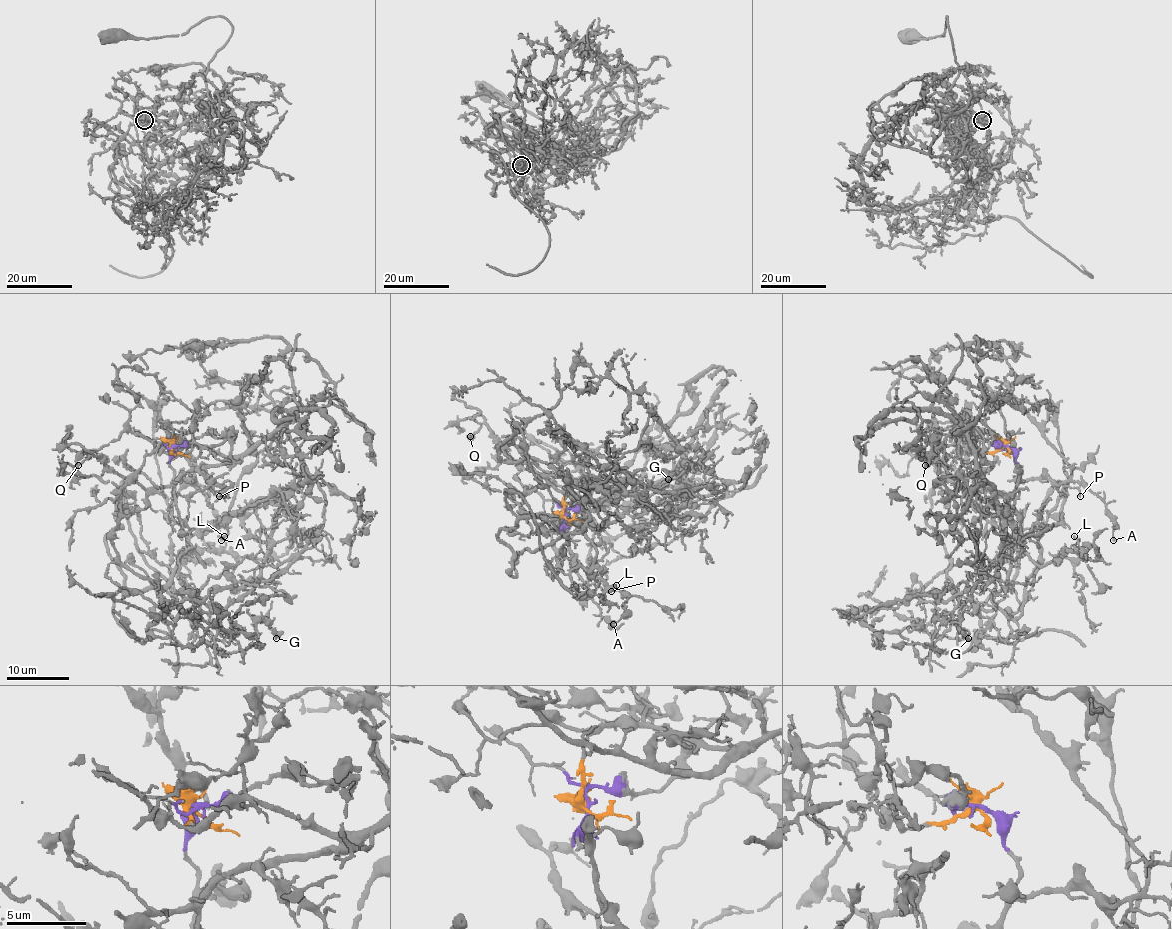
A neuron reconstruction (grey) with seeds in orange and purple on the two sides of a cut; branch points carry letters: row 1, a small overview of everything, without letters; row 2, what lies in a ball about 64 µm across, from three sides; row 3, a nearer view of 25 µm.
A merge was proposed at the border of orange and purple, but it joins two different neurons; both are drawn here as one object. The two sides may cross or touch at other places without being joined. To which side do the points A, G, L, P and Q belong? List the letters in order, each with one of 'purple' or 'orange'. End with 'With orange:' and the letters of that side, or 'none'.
A: purple
G: purple
L: purple
P: purple
Q: orange
With orange: Q

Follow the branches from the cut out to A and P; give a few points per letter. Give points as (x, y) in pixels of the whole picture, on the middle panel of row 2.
A: (565, 517), (562, 530), (567, 533), (571, 558), (587, 573), (587, 595), (600, 608), (600, 614), (614, 625)
P: (565, 517), (562, 530), (567, 533), (568, 551), (596, 579), (600, 587), (610, 590)

